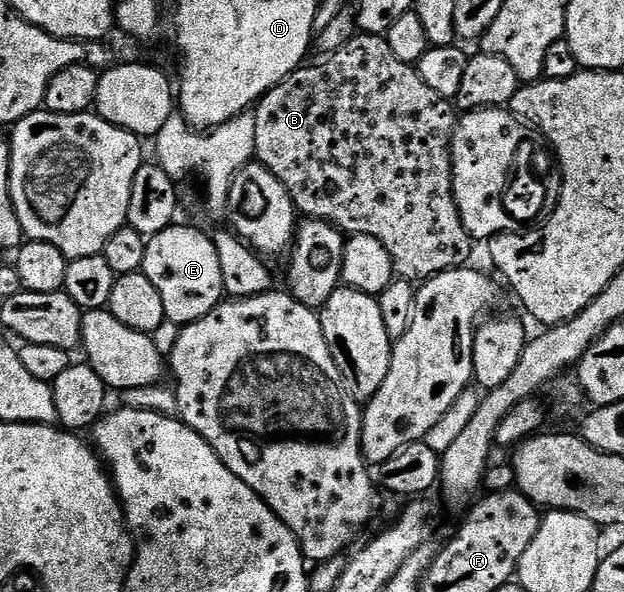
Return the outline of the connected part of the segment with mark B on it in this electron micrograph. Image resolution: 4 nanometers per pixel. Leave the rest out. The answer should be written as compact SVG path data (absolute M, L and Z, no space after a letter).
M361 33L353 36L340 50L328 54L324 58L322 65L309 65L295 70L287 79L283 79L277 84L270 93L266 93L260 101L257 102L255 108L252 110L255 115L255 157L260 164L267 167L267 171L271 171L271 175L275 175L275 179L279 179L279 183L283 183L283 187L287 191L287 195L292 199L298 214L304 215L309 219L316 219L319 221L327 221L330 225L334 225L336 229L340 229L342 234L352 235L354 233L362 233L363 235L371 235L371 239L379 239L379 243L383 243L383 247L387 247L387 255L391 255L393 260L394 274L400 280L411 281L414 283L424 283L430 277L437 273L442 273L448 269L460 269L466 264L465 261L469 257L469 252L475 248L474 242L471 240L469 232L463 227L463 219L459 215L459 207L453 198L453 168L451 167L451 139L453 138L453 129L457 126L458 114L455 112L455 105L452 100L443 95L439 95L439 91L431 91L431 87L427 87L427 83L423 83L423 79L417 74L414 66L403 63L399 59L395 59L395 55L391 55L391 47L388 40L384 36L375 33Z

